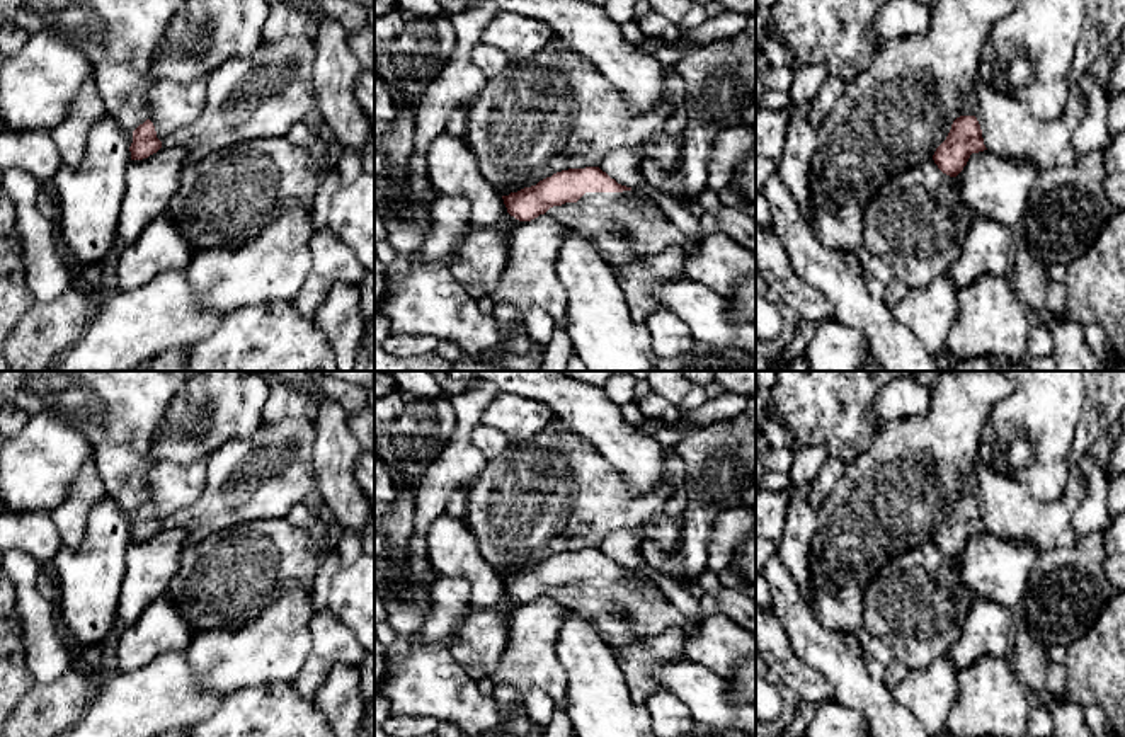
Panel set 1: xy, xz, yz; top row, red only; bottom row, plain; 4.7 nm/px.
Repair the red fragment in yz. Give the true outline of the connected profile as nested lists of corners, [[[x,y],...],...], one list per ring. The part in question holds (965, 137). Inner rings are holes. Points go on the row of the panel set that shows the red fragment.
[[[960,116],[953,121],[946,140],[936,148],[933,160],[938,169],[957,177],[972,153],[987,150],[975,116]]]

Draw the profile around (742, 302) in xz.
[[[739,277],[727,303],[734,320],[756,322],[756,277]]]

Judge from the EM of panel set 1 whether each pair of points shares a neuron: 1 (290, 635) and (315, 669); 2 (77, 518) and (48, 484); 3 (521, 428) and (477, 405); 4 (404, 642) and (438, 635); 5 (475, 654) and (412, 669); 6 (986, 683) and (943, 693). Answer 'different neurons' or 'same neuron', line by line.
1: different neurons
2: different neurons
3: different neurons
4: different neurons
5: different neurons
6: different neurons

